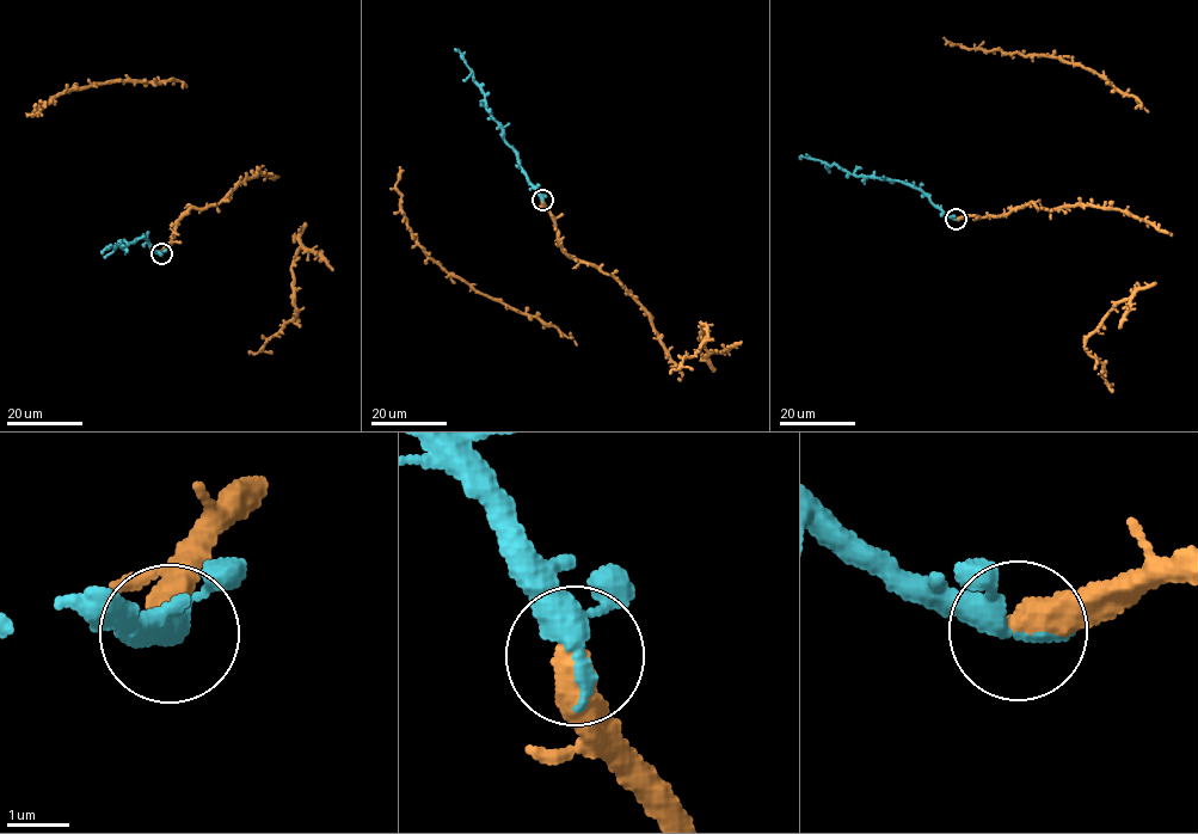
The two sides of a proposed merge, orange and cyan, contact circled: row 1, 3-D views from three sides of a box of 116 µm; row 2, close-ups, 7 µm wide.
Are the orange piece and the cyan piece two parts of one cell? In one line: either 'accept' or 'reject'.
accept

